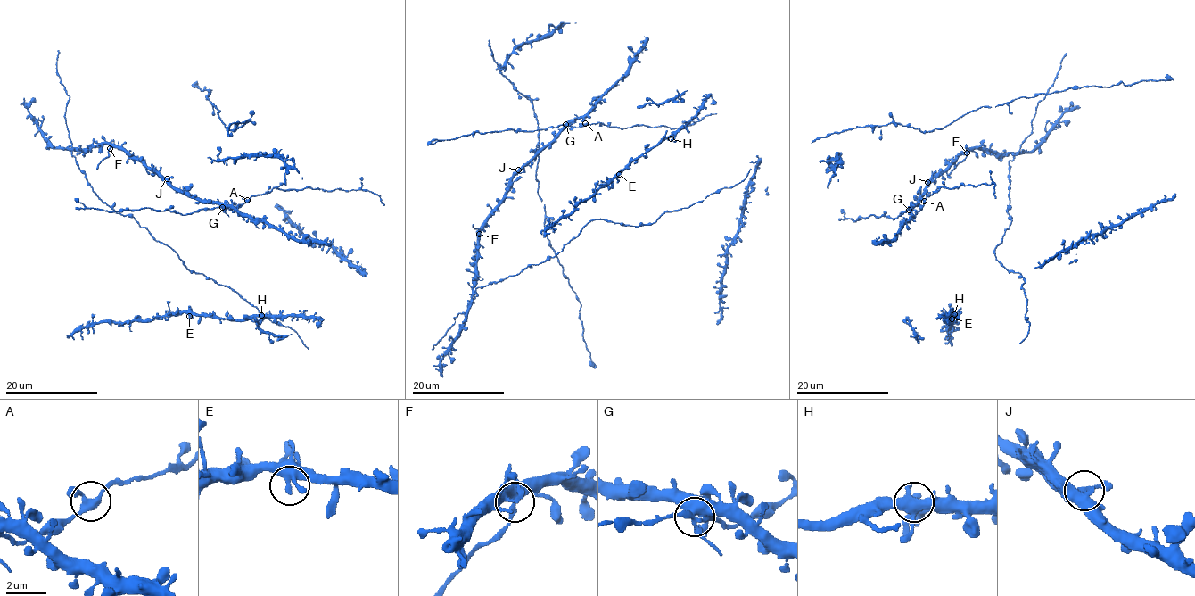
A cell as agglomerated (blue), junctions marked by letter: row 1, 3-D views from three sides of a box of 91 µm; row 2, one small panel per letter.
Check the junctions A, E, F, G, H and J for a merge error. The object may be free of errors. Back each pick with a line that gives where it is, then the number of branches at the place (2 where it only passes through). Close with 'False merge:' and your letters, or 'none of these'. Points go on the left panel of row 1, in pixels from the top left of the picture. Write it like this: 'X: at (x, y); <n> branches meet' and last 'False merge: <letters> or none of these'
F: at (110, 148); 3 branches meet
False merge: F

